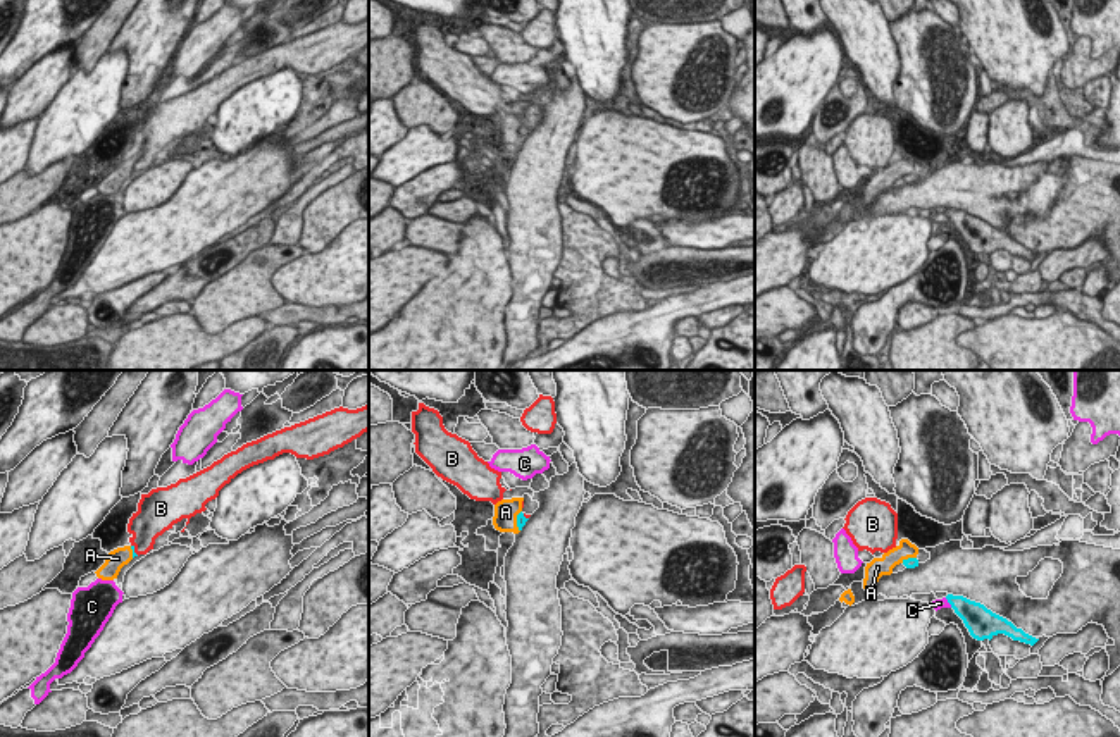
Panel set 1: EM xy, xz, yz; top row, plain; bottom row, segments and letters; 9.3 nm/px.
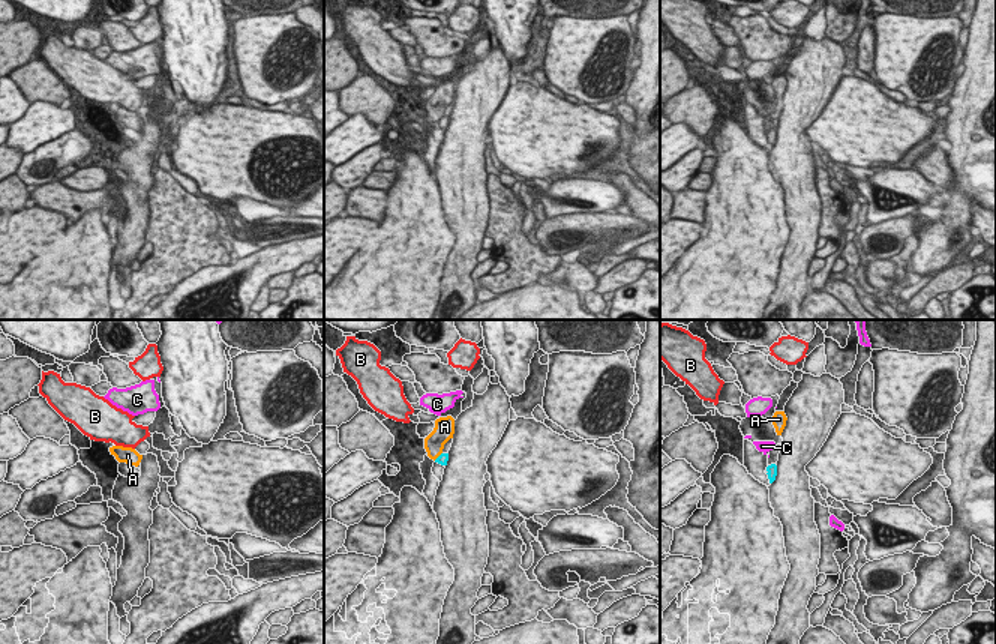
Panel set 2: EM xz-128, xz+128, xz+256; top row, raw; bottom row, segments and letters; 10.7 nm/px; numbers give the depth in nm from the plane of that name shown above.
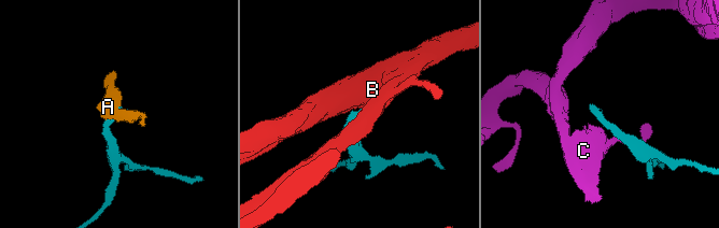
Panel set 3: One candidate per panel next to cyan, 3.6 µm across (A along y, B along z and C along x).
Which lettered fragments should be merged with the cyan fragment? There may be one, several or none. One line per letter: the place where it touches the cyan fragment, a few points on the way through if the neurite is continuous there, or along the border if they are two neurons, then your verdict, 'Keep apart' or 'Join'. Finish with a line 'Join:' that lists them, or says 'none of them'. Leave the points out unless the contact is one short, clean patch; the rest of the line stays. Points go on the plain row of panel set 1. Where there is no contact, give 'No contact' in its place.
A: Touches cyan at xz (517, 135). Boundary: xz (521, 124), (517, 130), (519, 145). Keep apart
B: Touches cyan at xy (133, 164). Path across: xy (131, 161), (133, 164), (143, 154), (145, 142). Join
C: Touches cyan at yz (948, 216). Keep apart
Join: B

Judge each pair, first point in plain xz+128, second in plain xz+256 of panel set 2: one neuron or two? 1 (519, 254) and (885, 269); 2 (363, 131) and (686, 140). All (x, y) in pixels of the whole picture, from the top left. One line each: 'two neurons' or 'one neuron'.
1: two neurons
2: one neuron

